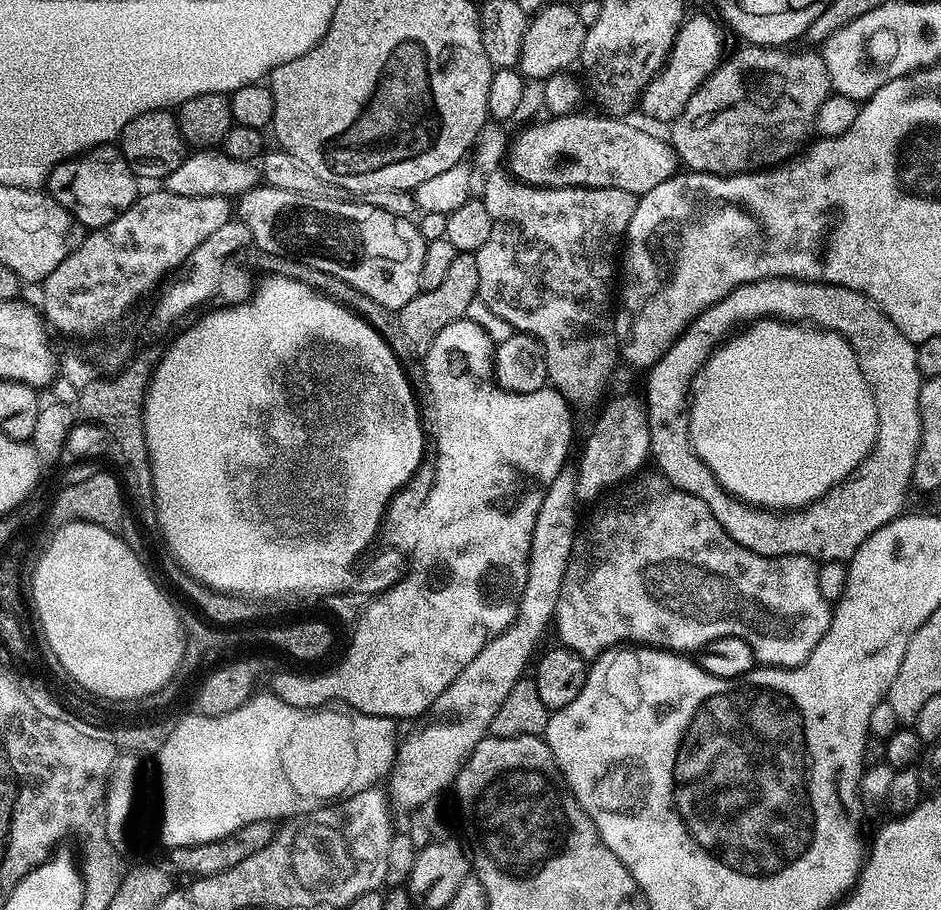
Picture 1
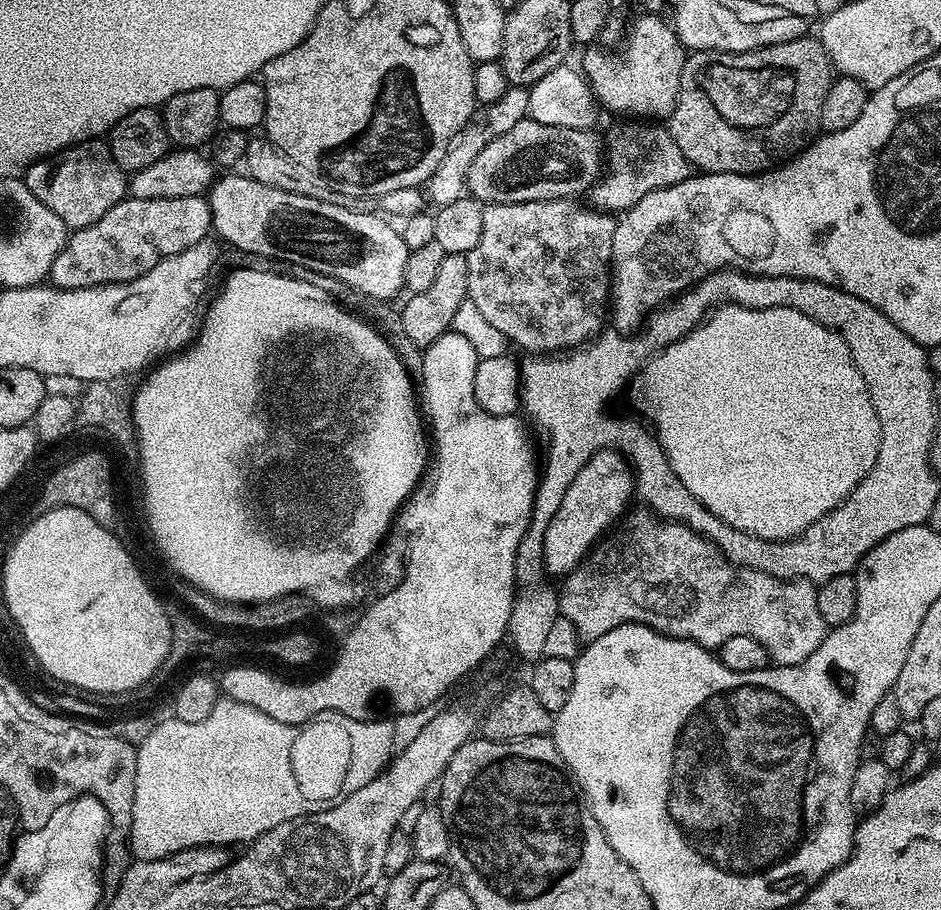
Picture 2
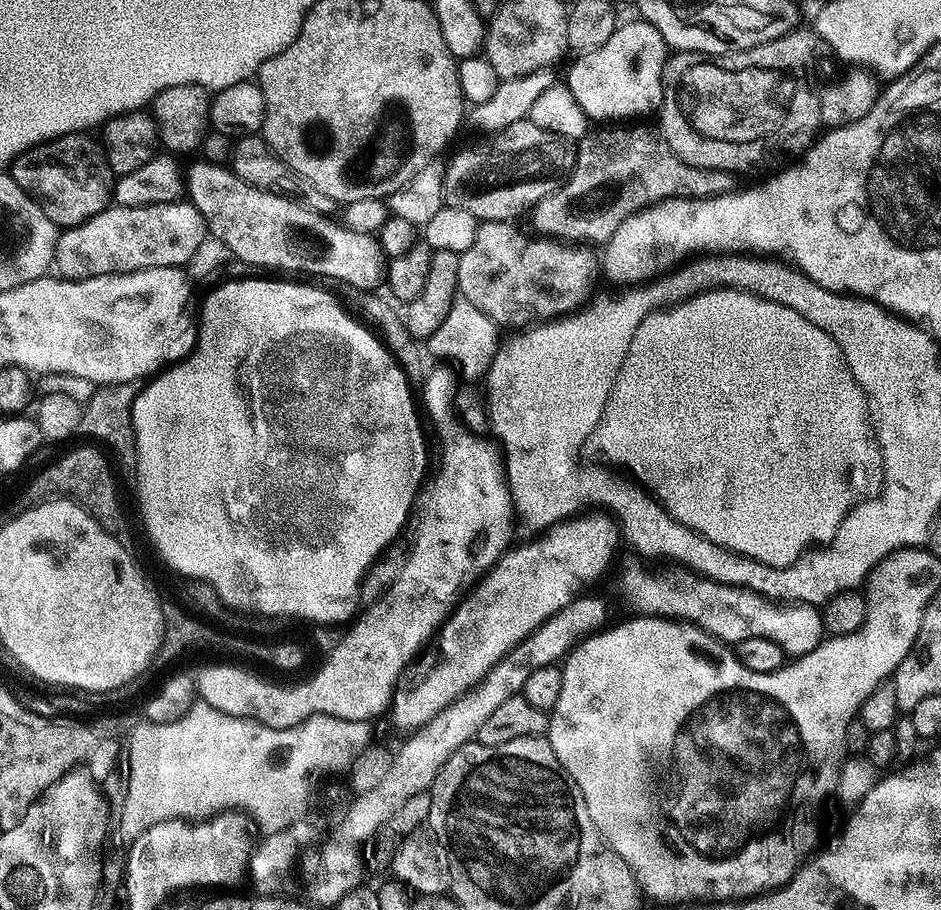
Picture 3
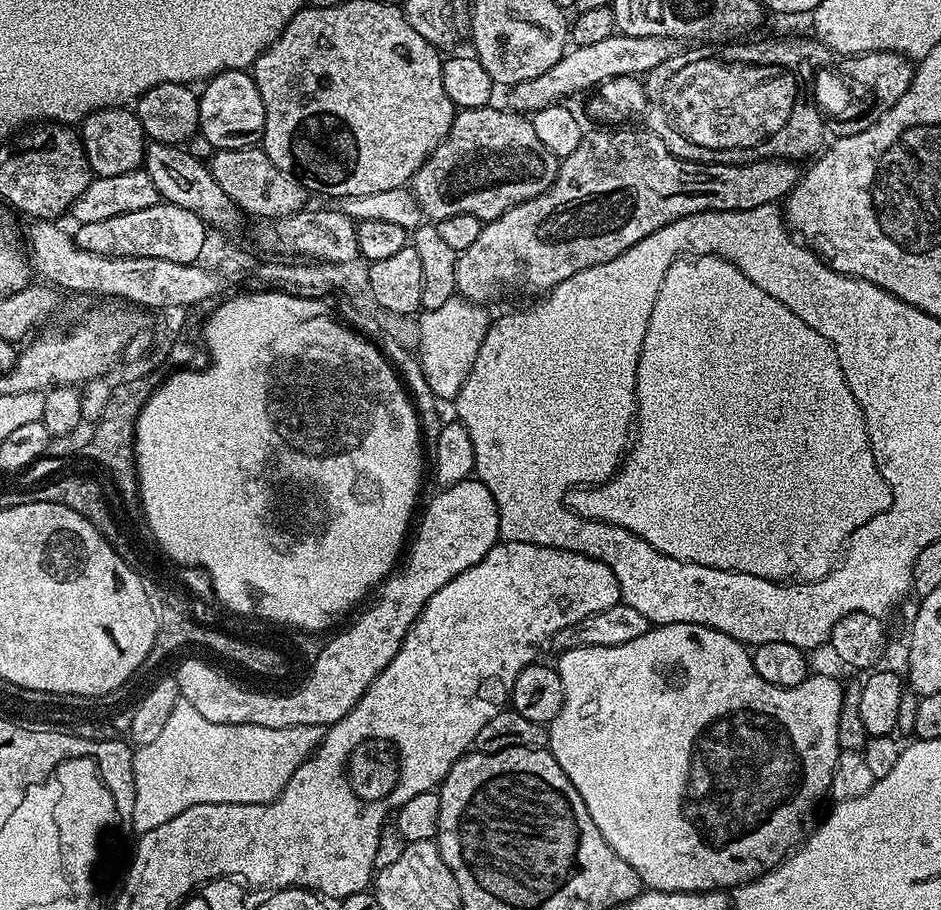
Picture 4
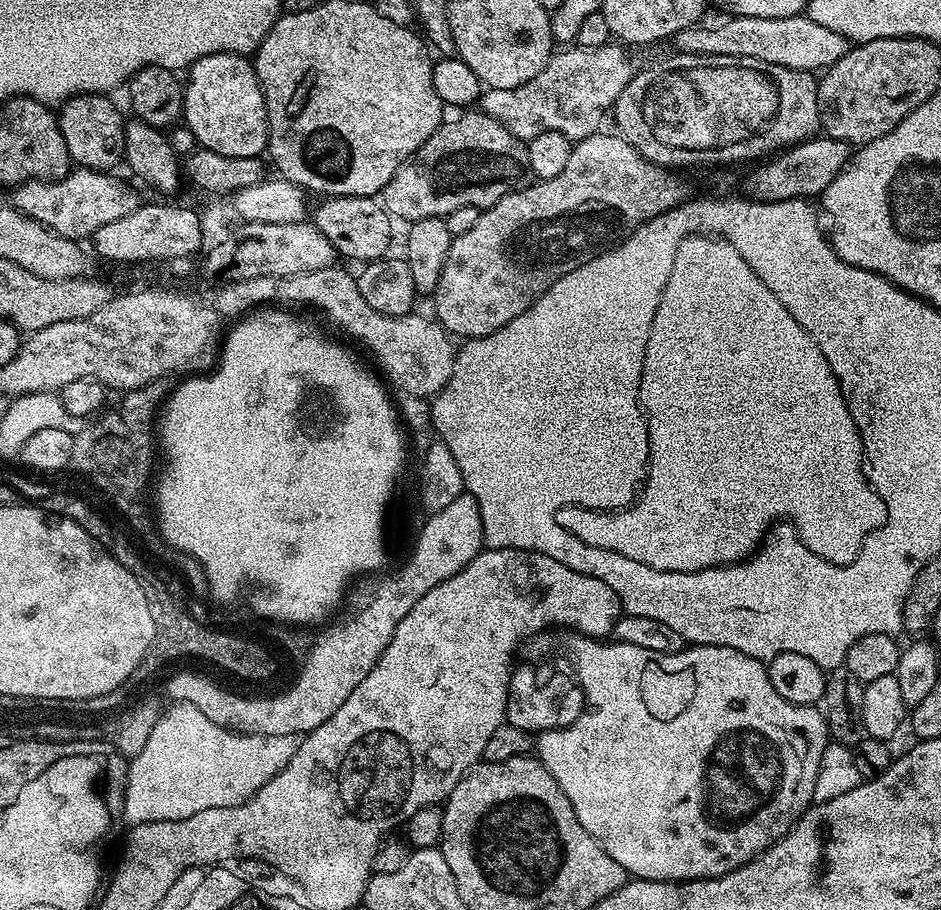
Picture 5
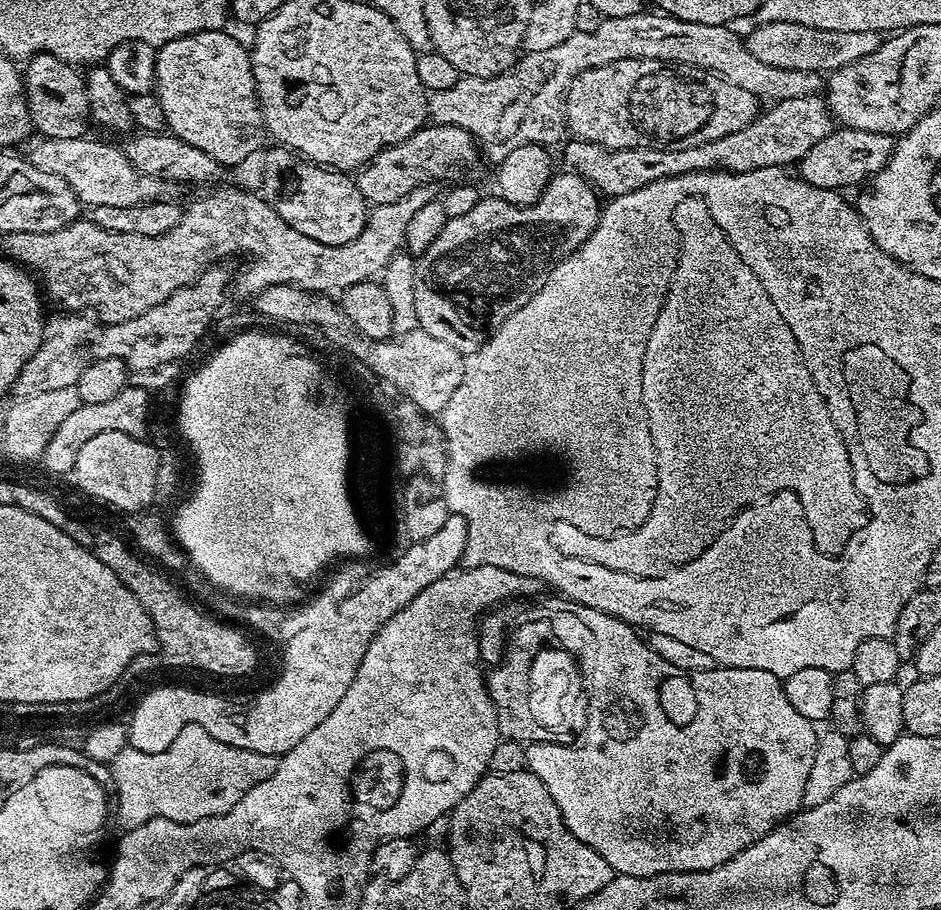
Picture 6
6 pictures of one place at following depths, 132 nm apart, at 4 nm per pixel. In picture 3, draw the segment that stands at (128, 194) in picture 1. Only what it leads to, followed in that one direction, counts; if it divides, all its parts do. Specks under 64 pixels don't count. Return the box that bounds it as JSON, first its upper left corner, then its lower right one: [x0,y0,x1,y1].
[10,132,114,229]

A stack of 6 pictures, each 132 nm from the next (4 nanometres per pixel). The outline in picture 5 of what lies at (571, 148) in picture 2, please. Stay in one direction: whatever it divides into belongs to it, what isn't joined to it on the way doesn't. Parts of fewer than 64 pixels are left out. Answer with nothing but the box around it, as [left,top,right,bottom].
[384,110,529,222]

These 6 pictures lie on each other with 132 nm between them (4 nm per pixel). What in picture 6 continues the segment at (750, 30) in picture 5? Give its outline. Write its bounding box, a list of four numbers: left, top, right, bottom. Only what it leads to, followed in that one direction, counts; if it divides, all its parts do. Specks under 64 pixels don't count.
[746,22,882,74]

